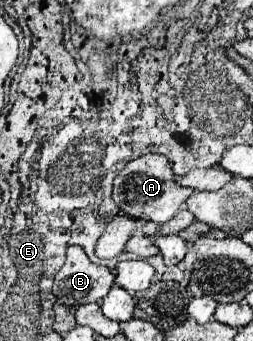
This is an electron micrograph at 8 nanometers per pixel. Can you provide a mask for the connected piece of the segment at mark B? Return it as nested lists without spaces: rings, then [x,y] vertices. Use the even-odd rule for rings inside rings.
[[[81,246],[67,248],[67,260],[59,274],[55,274],[53,294],[65,306],[81,306],[83,302],[101,302],[111,286],[115,274],[101,264],[93,264]]]

